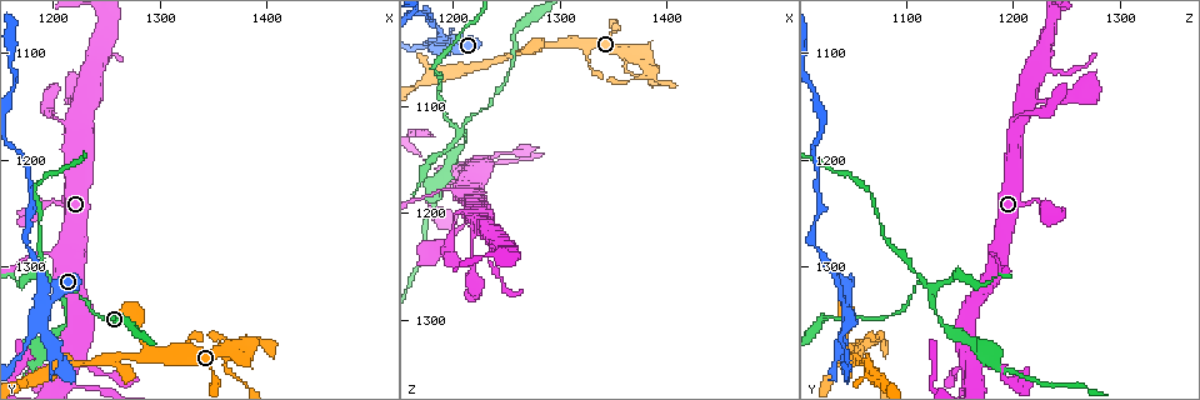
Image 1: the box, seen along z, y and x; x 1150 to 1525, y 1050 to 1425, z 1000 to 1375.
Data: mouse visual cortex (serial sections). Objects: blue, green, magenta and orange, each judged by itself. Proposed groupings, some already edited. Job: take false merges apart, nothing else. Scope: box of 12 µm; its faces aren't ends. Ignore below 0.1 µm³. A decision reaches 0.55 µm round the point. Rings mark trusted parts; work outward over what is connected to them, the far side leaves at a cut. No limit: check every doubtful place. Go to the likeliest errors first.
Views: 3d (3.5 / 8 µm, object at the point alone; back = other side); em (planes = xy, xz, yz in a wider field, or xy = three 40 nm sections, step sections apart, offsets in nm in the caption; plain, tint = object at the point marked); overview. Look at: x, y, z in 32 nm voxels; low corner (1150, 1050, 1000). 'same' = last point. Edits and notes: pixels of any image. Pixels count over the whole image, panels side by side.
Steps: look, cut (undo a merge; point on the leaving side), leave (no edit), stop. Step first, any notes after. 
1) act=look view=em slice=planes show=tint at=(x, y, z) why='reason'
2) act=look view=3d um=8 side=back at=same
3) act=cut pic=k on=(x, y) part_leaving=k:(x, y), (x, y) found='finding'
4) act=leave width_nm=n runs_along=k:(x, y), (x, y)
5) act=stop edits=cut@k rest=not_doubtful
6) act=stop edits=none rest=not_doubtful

act=look view=3d um=3.5 at=(1208, 1320, 1124) why='looks like a crossing'

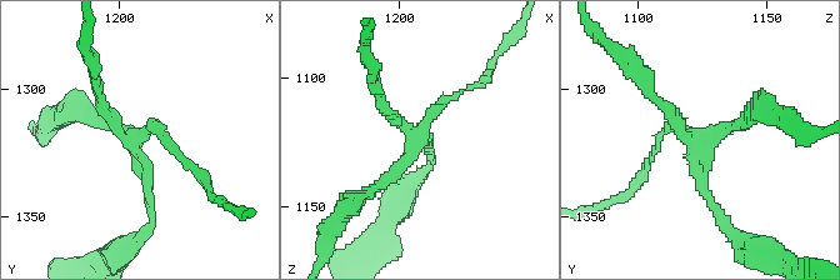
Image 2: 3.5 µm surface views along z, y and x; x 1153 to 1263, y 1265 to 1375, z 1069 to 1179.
act=look view=em slice=planes show=tint at=(1206, 1321, 1122) arms=4 arm_widths_nm=100,150,150,150 why='shape alone is not enough'

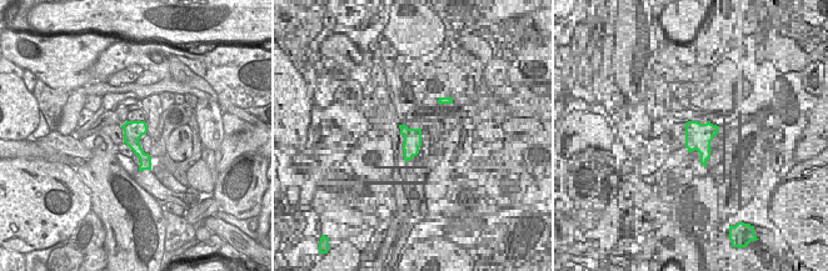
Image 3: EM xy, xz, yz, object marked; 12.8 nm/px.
act=cut pic=2 on=(706, 195) found='two cells meet here'

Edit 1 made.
act=look view=overview

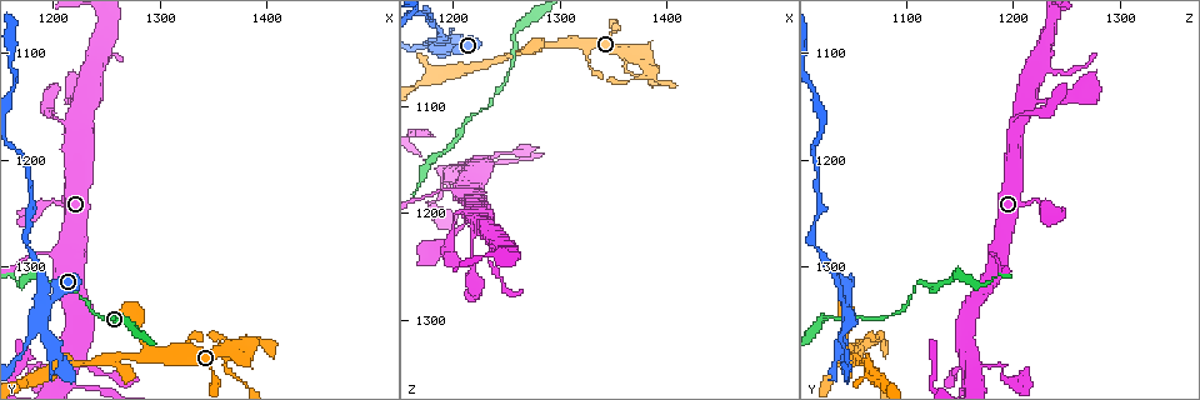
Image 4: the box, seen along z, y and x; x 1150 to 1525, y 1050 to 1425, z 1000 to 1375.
act=look view=3d um=3.5 at=(1282, 1364, 1046) why='a narrow waist'

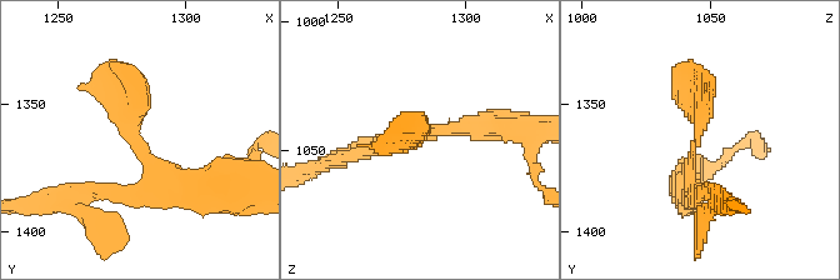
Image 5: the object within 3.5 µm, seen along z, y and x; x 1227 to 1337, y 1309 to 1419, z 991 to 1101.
act=leave runs_along=5:(199, 190), (130, 133), (119, 68) found='one cell here'

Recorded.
act=look view=3d um=3.5 at=(1190, 1356, 1044)

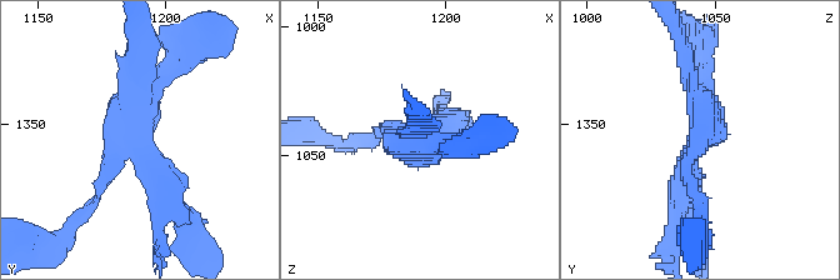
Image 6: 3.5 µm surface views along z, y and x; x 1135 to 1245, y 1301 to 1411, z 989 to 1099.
act=look view=em slice=xy step=5 show=plain at=(1187, 1355, 1045) arms=3 arm_widths_nm=150,200,400

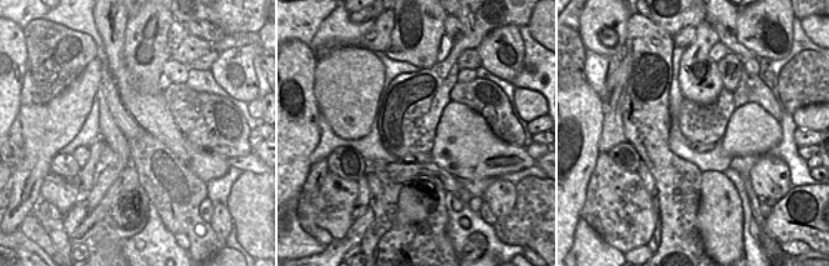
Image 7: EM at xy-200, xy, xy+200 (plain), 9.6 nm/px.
act=look view=em slice=xy step=5 show=tint at=same why='with the object marked'

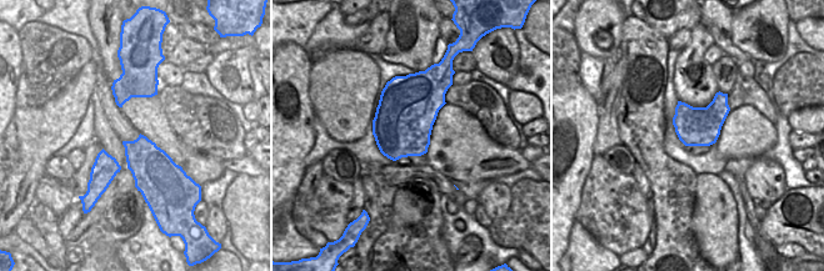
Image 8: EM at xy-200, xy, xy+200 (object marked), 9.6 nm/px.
act=cut pic=6 on=(166, 174) part_leaving=6:(146, 95), (135, 138), (174, 203) found='two cells meet here'

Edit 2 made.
act=stop edits=cut@2,cut@6 rest=not_doubtful

